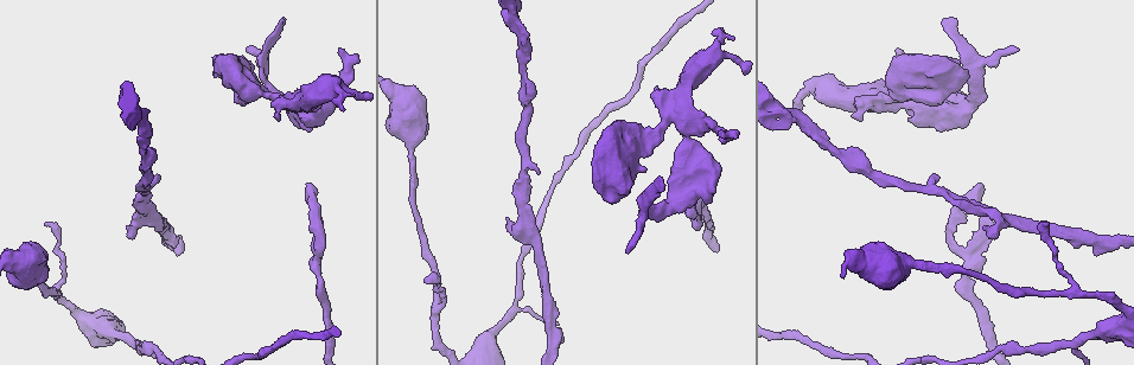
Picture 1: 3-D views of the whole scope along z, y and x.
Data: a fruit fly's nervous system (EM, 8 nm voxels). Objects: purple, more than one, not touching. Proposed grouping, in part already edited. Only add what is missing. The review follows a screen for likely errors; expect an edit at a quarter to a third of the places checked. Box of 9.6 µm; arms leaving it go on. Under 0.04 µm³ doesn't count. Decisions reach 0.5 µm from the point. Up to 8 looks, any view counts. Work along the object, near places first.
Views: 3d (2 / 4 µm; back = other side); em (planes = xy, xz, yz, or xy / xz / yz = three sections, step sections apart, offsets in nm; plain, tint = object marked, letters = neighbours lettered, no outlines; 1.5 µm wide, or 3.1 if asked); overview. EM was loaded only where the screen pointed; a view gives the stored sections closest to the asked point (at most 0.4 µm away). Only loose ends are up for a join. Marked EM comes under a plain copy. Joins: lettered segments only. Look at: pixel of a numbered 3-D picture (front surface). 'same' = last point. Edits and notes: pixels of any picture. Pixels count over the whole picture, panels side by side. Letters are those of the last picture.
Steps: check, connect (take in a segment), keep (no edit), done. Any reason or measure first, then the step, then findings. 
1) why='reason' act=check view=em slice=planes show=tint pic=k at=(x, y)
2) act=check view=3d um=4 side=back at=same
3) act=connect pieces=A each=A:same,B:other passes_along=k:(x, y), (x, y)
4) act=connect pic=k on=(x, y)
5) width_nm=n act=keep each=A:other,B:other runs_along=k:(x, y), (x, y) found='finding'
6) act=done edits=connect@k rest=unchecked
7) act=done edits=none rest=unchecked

act=check view=em slice=xz step=8 show=letters pic=1 at=(643, 170)

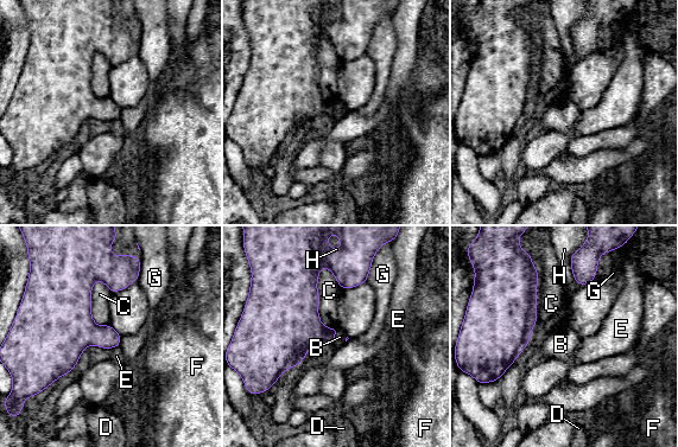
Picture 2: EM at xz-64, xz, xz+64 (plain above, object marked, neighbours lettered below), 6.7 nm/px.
act=keep each=B:other,C:other,D:other,E:other,F:other,G:other,H:other border=2:(119, 344), (112, 349) found='no lettered segment goes on from it'

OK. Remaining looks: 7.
why='free end' act=check view=3d um=4 pic=1 at=(937, 174)

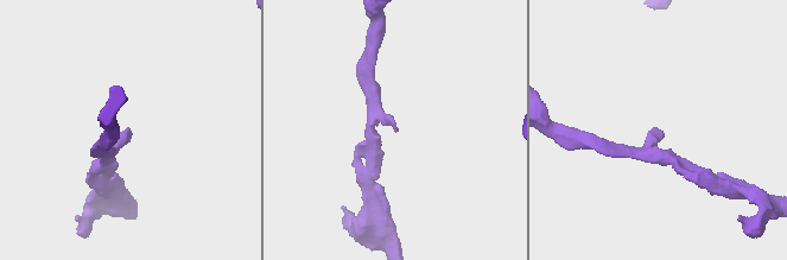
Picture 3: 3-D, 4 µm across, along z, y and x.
arm_widths_nm=190,200 why='shape alone is not enough' act=check view=em slice=yz step=4 show=letters pic=3 at=(396, 131)

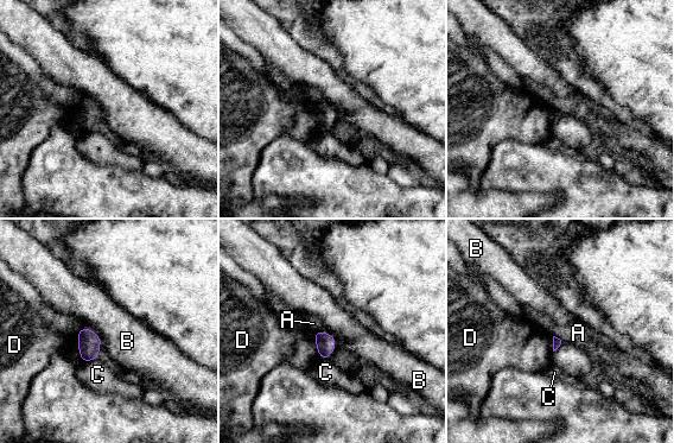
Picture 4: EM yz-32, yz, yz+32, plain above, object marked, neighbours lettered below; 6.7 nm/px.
why='cut it another way' act=check view=em slice=planes show=letters at=same

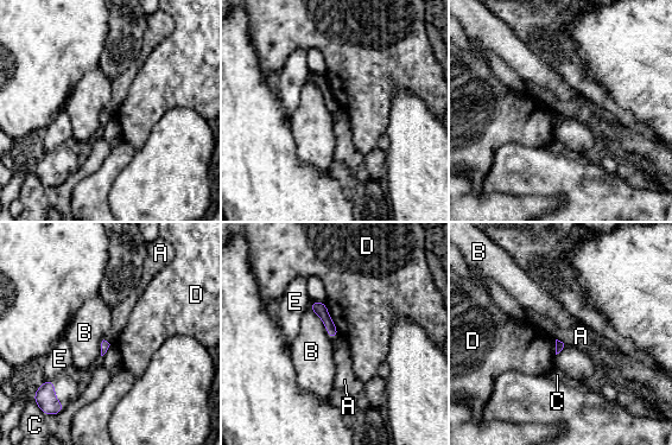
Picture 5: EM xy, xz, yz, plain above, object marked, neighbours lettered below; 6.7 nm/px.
act=keep each=A:other,B:other,C:other,D:other,E:other runs_along=5:(312, 304), (325, 317), (334, 334) found='no lettered segment goes on from it'

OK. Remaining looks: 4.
why='an open end' act=check view=em slice=planes show=letters pic=1 at=(688, 214)

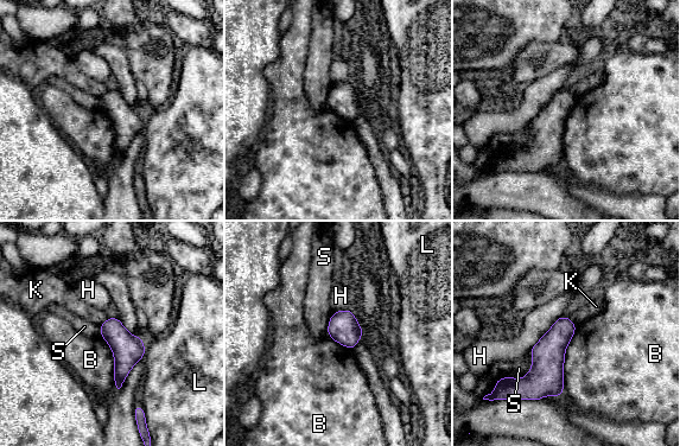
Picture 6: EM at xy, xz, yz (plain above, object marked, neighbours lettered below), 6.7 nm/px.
act=keep each=B:other,H:other,K:other,L:other,S:other border=6:(577, 325), (565, 351), (561, 395) found='no lettered segment goes on from it'

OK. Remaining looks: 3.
act=done edits=none rest=unchecked

